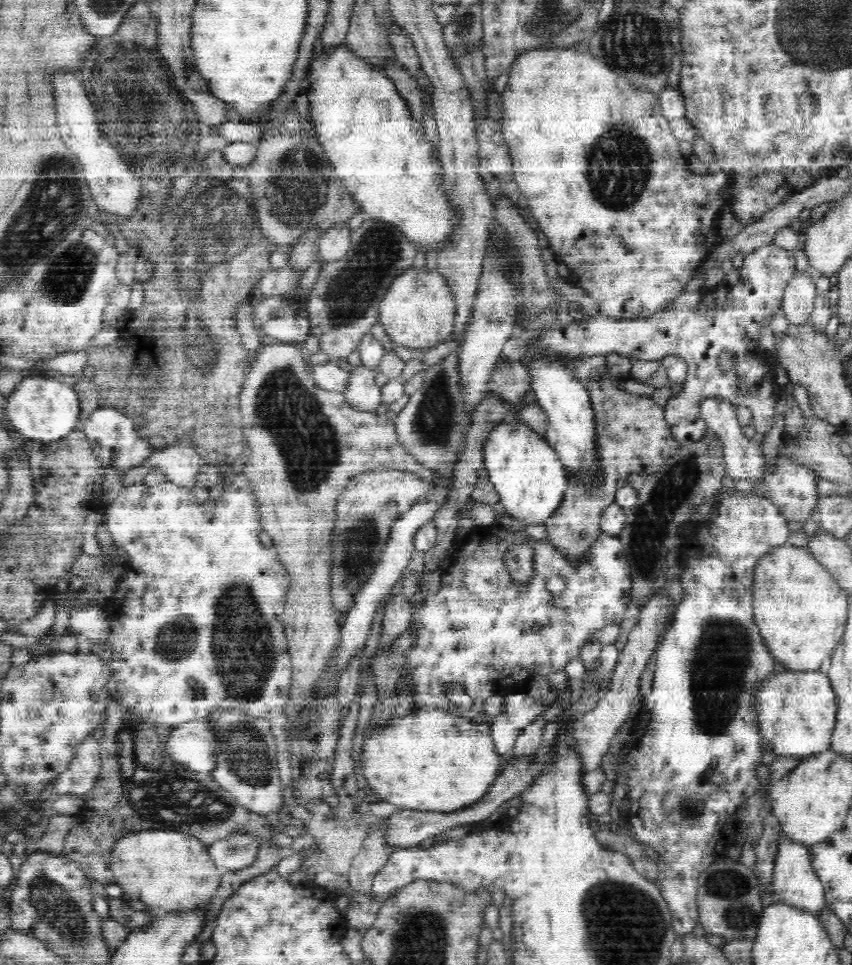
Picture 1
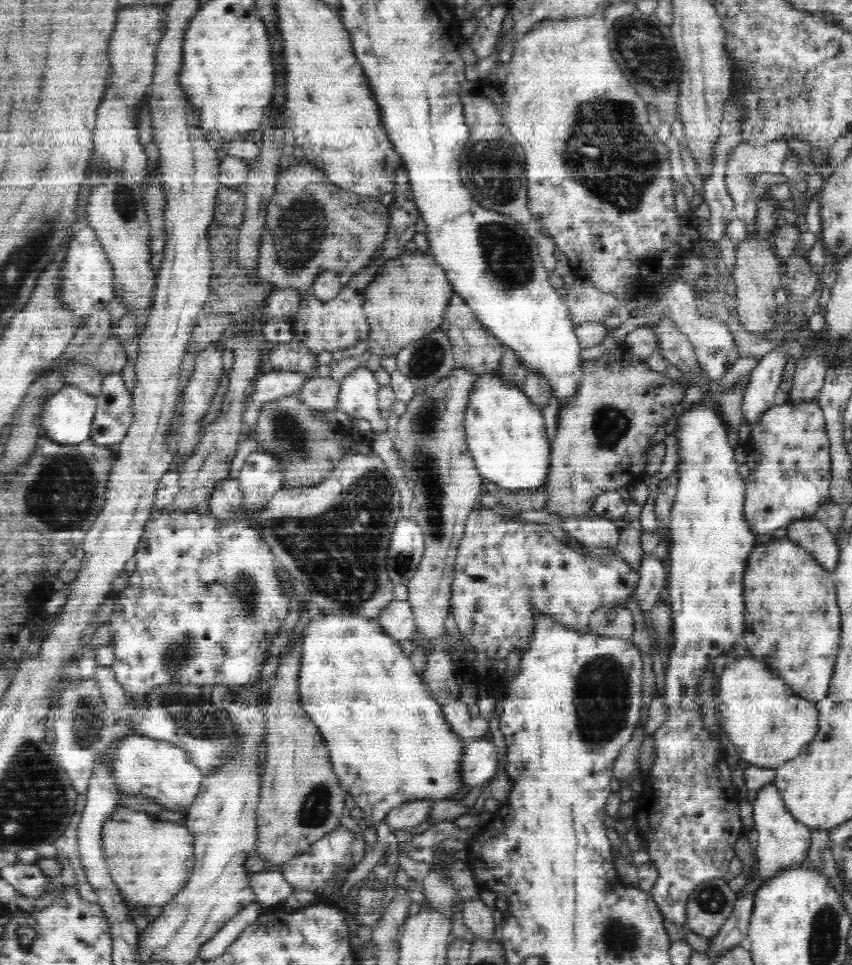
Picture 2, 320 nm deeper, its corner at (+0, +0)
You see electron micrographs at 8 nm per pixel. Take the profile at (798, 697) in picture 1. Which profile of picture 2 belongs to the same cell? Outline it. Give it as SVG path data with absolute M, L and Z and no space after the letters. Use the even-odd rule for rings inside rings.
M753 657L731 658L718 686L715 700L723 718L723 730L738 748L740 758L754 766L776 769L799 757L819 733L817 701L796 694L781 676Z

